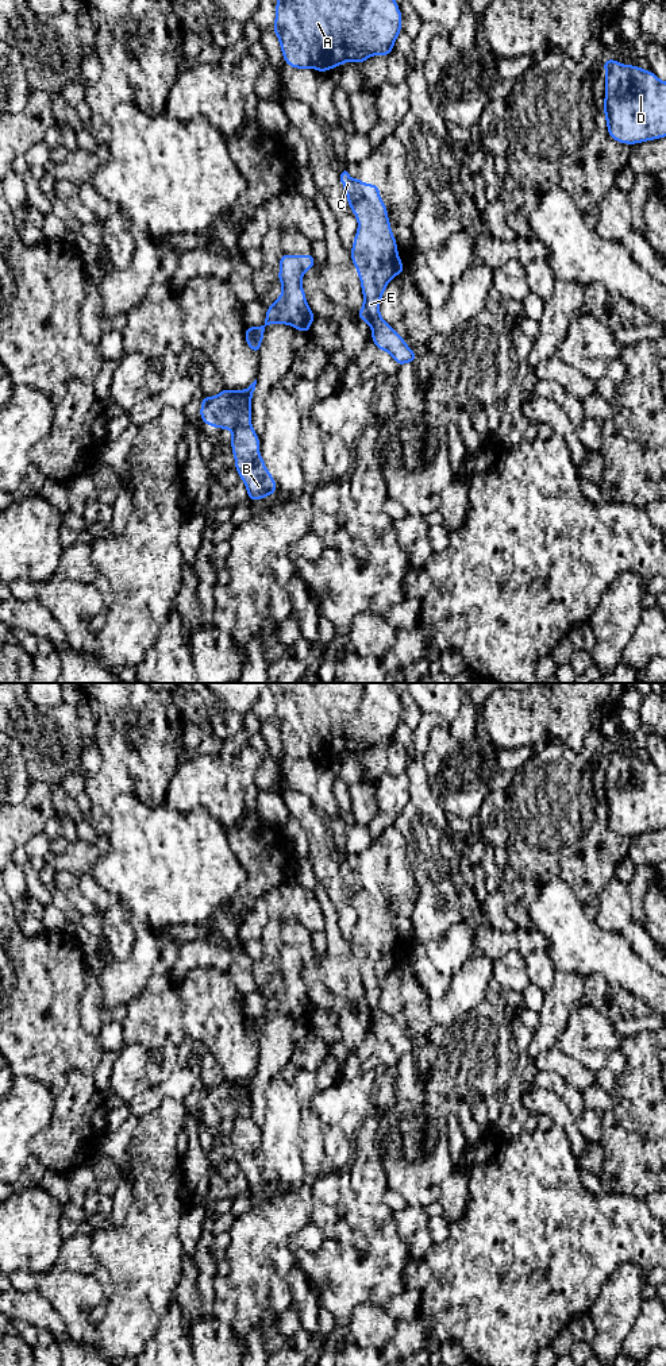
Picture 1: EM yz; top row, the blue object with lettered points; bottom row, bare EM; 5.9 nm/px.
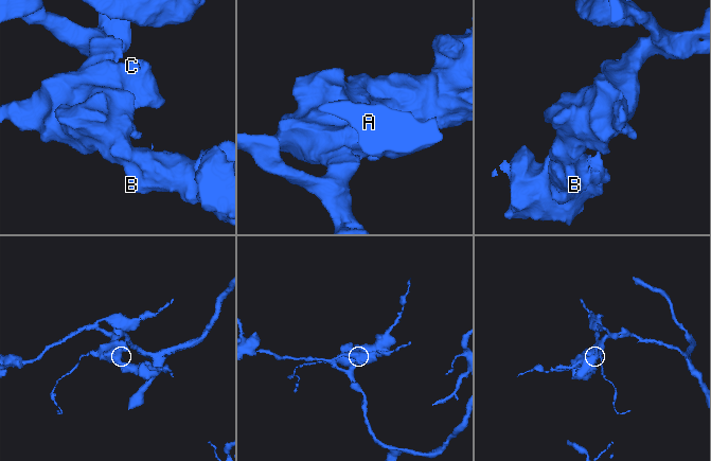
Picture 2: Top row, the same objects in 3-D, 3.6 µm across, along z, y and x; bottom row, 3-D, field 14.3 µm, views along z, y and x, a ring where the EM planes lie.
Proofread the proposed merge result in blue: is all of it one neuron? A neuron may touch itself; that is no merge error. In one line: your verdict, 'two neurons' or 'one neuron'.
two neurons

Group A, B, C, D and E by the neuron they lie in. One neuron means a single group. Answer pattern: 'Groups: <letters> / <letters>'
Groups: A C D E / B

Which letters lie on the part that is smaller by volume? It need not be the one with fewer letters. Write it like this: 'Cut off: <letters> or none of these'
Cut off: B

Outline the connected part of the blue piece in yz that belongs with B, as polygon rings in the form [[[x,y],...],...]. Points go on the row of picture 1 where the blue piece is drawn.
[[[245,410],[236,413],[231,449],[235,458],[235,470],[247,489],[249,502],[277,493],[277,483],[259,455],[259,436],[251,427],[251,413]]]

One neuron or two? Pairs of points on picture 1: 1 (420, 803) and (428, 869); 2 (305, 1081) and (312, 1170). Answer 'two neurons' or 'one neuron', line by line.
1: one neuron
2: one neuron

